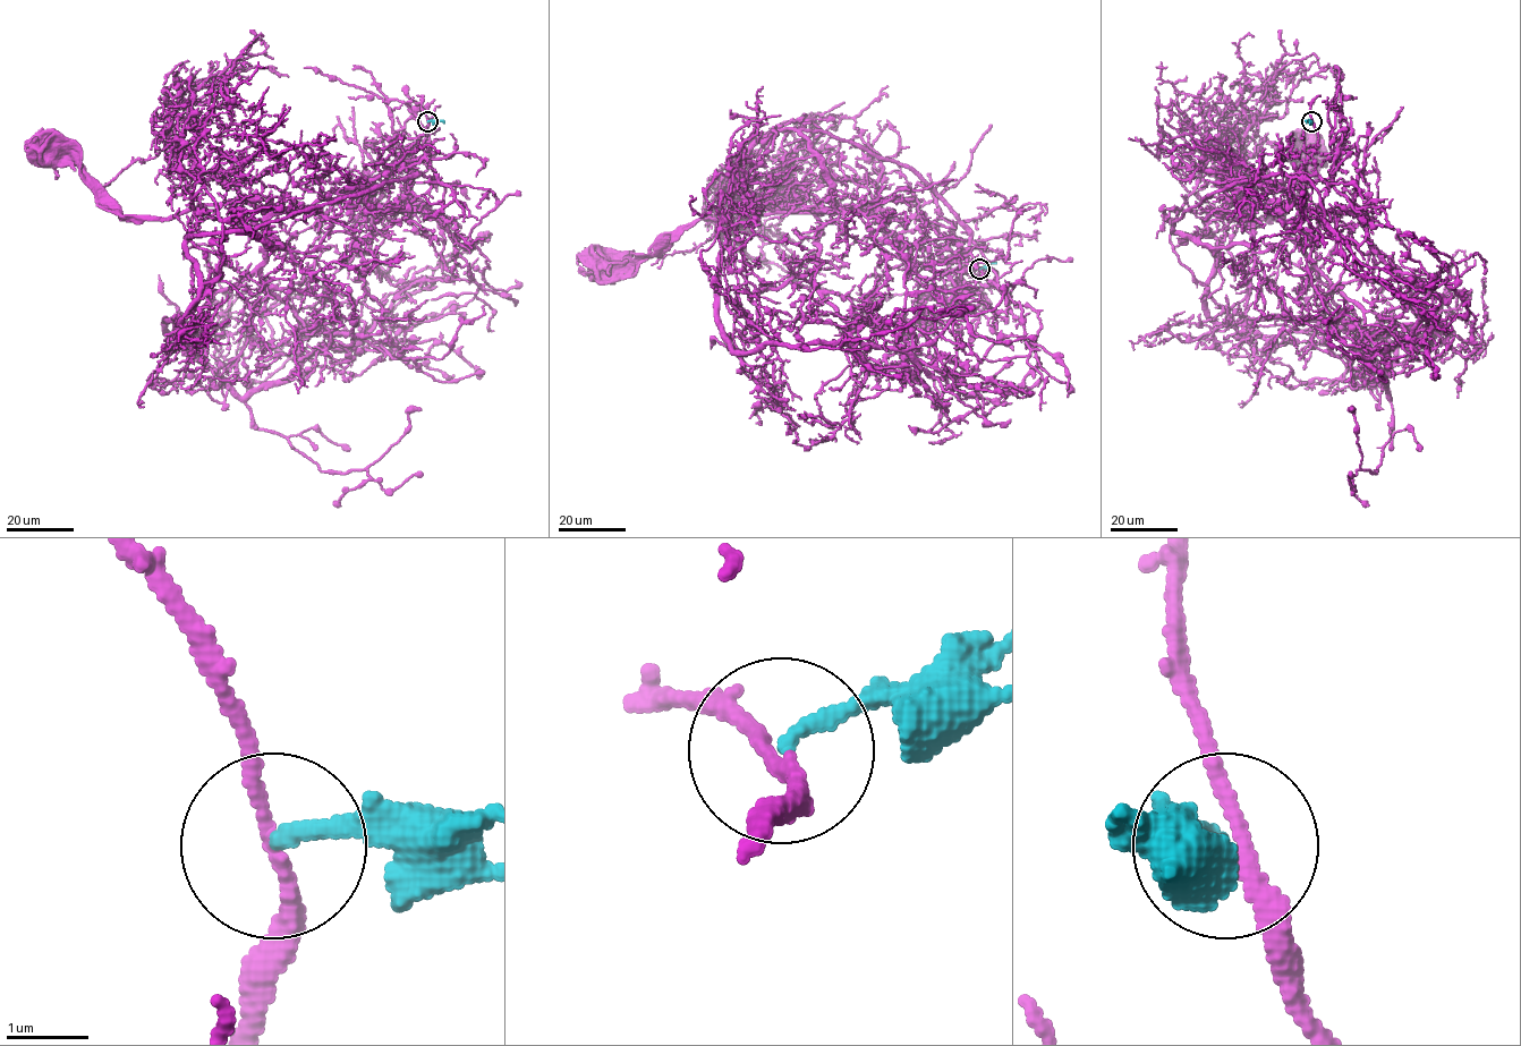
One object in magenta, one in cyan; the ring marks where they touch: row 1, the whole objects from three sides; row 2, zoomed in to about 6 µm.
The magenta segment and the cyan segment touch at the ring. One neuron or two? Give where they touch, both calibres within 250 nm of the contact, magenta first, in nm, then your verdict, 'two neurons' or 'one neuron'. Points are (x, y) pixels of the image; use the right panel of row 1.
at (1311, 121); 190 nm thick on the magenta side, 200 nm on the other; one neuron

